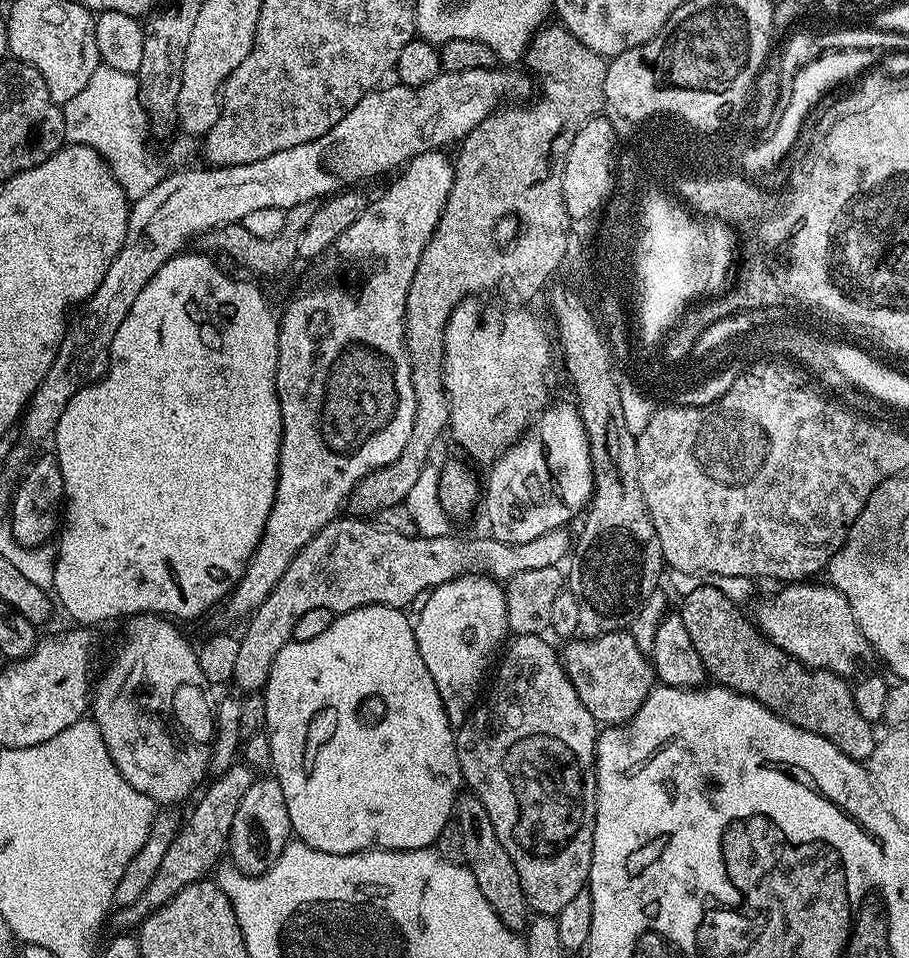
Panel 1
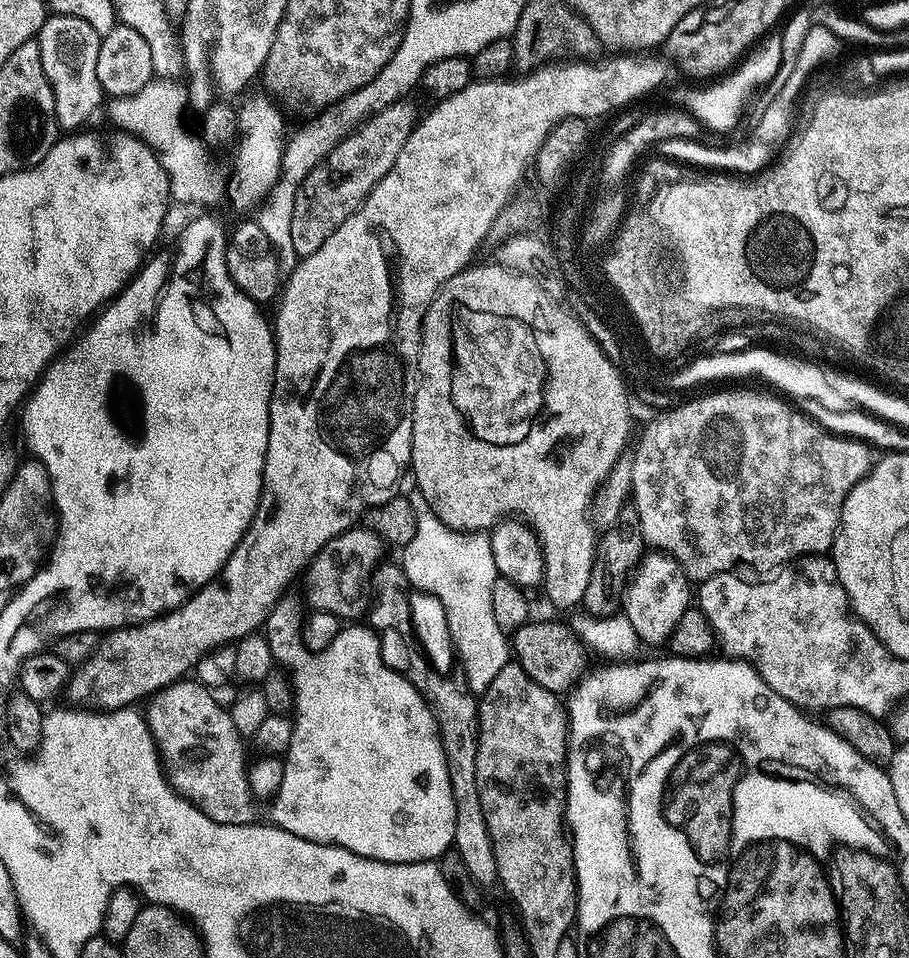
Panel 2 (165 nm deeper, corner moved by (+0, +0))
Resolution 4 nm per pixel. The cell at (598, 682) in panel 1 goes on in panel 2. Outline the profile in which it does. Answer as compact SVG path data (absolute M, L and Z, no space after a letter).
M540 620L535 623L529 622L517 628L510 636L510 648L514 653L515 663L526 670L546 690L557 694L571 693L589 671L589 649L586 647L580 635L567 623L559 624L556 620Z

